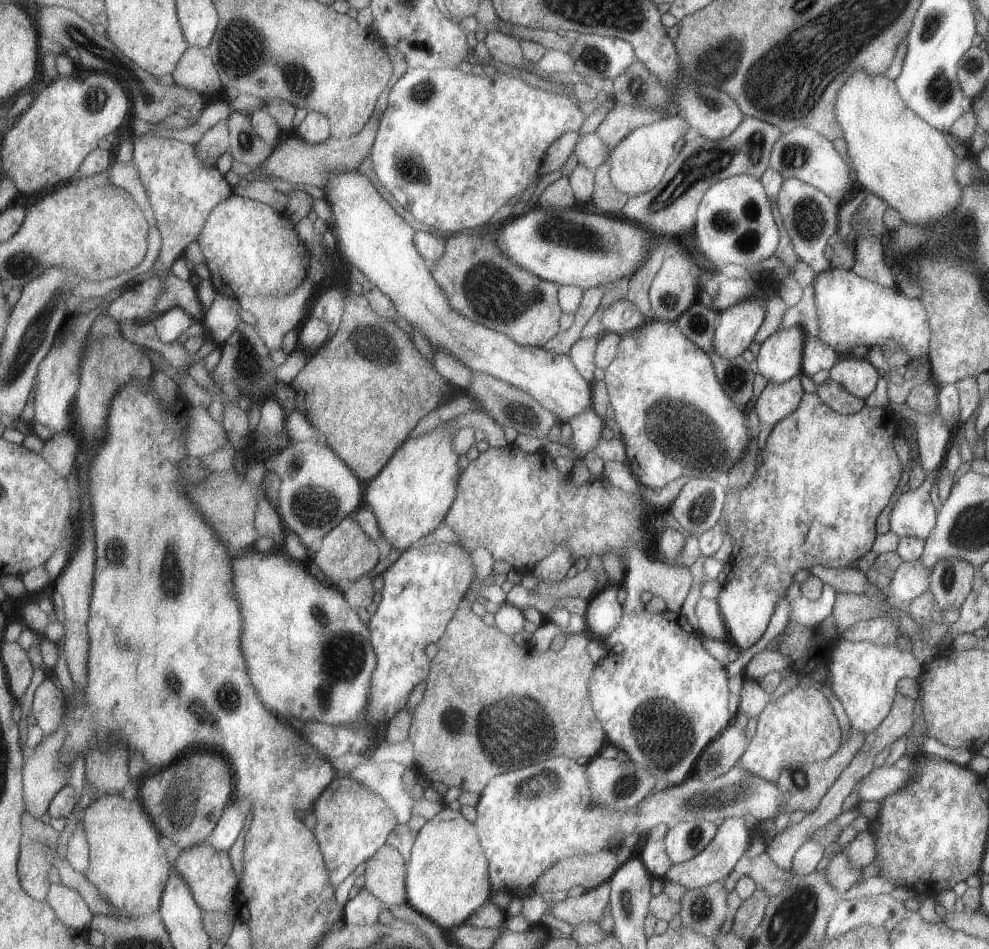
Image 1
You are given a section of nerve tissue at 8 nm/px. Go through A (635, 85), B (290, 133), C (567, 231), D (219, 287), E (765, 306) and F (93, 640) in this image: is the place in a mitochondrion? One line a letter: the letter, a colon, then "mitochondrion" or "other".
A: mitochondrion
B: other
C: mitochondrion
D: other
E: other
F: other

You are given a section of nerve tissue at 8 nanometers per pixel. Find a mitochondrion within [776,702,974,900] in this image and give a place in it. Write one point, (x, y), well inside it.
(798, 777)

